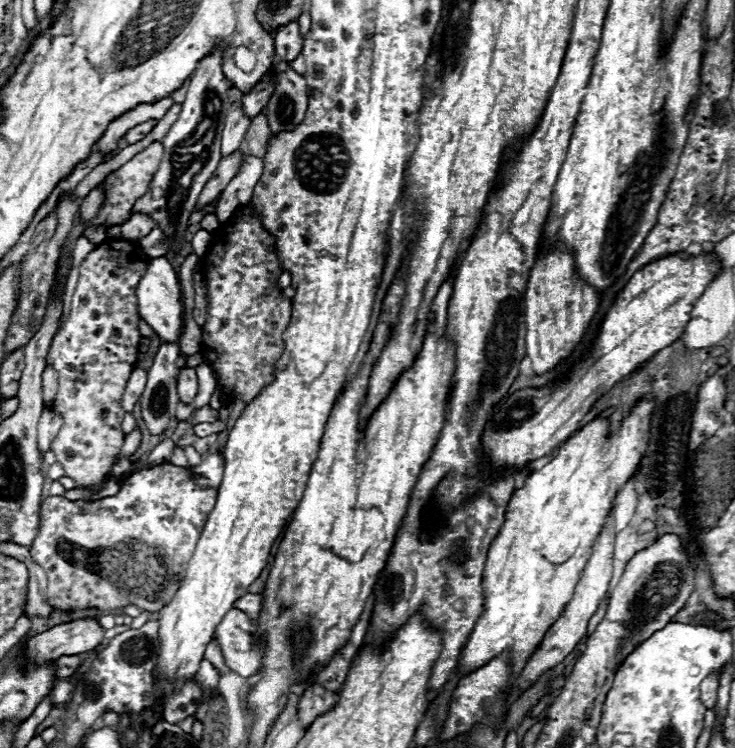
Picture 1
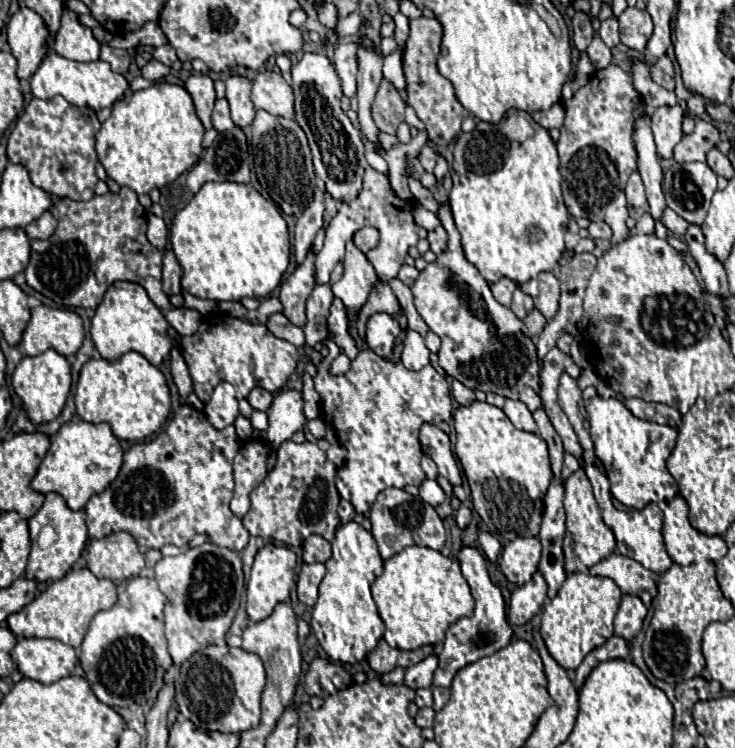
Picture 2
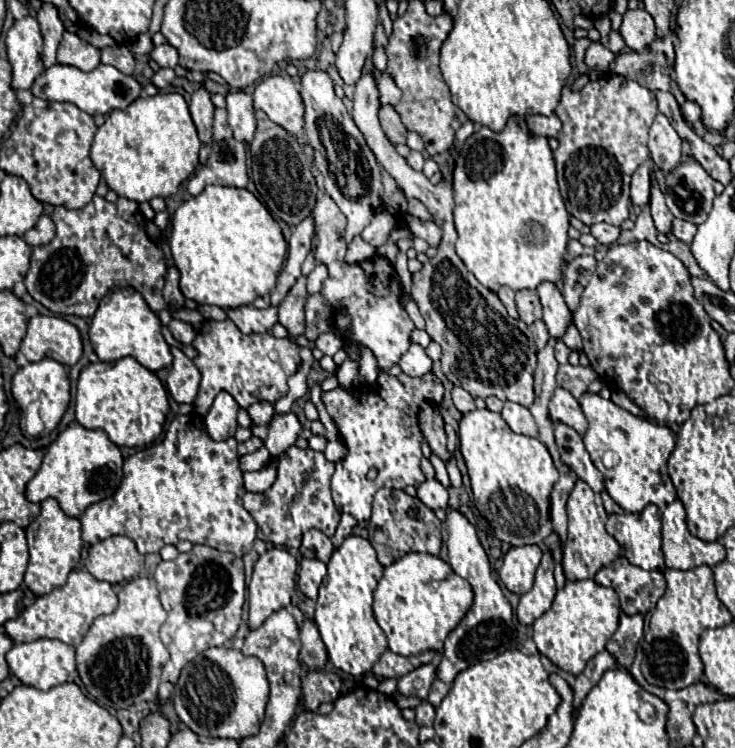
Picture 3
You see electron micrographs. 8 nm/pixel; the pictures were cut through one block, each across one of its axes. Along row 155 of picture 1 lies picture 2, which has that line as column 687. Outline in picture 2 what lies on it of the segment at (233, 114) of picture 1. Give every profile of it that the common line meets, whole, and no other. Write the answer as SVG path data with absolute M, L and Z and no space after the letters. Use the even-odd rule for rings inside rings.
M670 208L664 210L664 216L662 216L662 224L674 234L674 236L684 236L684 232L688 230L688 222L684 218L680 218L676 212L672 212Z

